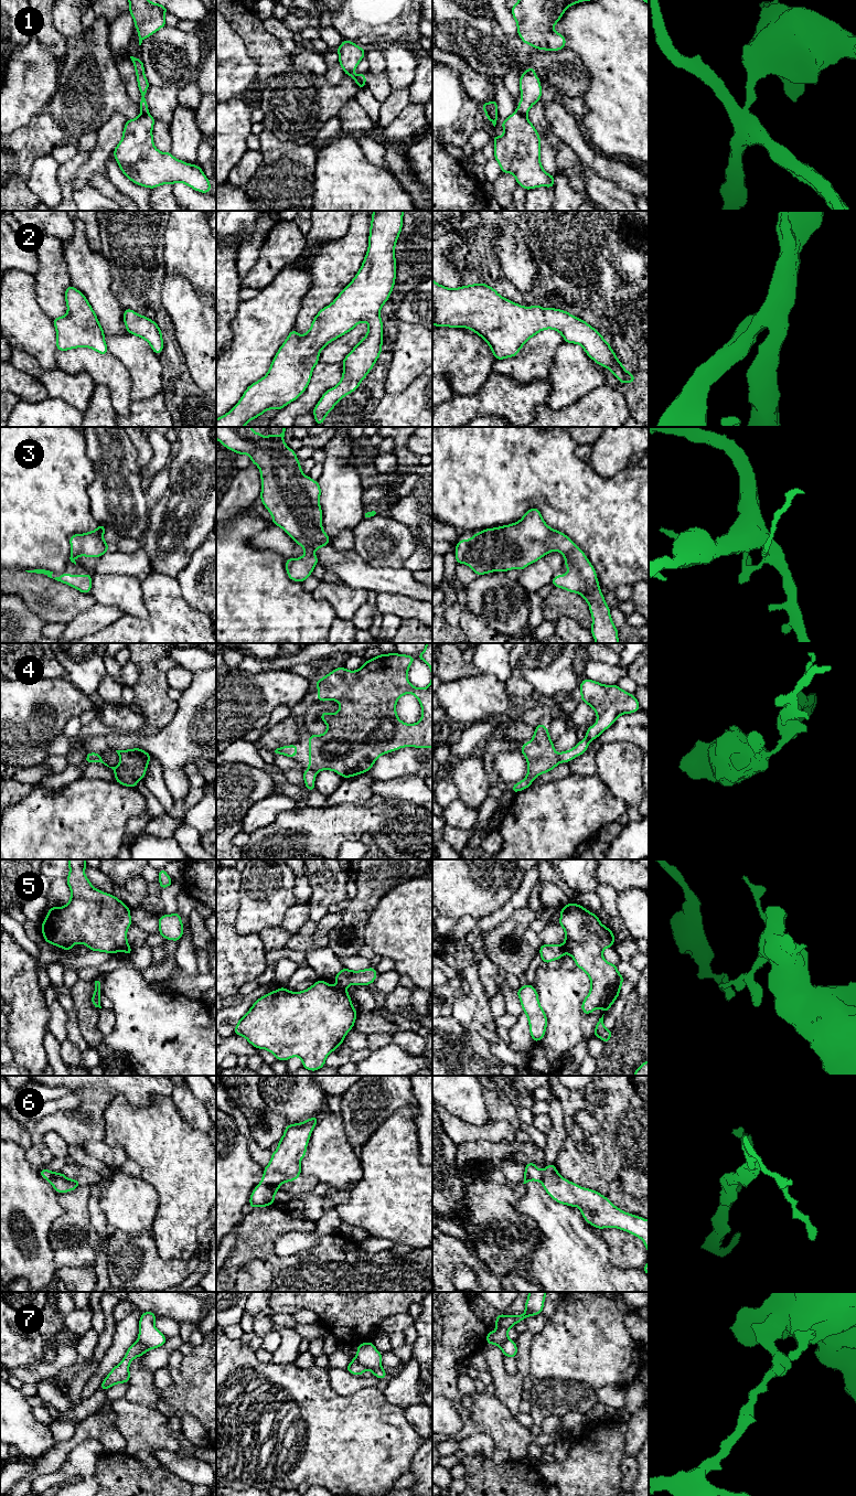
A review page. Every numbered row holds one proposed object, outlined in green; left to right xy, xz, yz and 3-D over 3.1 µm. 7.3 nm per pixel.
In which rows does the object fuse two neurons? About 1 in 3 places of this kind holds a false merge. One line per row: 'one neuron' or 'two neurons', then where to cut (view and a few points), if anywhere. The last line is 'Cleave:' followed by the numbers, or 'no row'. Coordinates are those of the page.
1: two neurons; cut in yz along (516, 109), (525, 116)
2: one neuron; no cut
3: one neuron; no cut
4: two neurons; cut in xz along (308, 769), (316, 772)
5: two neurons; cut in xz along (339, 985), (344, 989)
6: one neuron; no cut
7: two neurons; cut in xz along (353, 1358), (370, 1368), (381, 1367)
Cleave: 1, 4, 5, 7

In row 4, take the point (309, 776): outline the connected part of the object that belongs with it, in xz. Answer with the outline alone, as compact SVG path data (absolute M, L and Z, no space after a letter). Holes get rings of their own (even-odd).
M313 770L303 771L304 784L309 791L315 790L315 788L314 788L315 776L317 776L317 772L314 772Z

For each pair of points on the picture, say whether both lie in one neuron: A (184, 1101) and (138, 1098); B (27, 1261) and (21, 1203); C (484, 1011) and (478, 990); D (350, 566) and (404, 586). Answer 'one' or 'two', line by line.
A: two
B: one
C: one
D: one

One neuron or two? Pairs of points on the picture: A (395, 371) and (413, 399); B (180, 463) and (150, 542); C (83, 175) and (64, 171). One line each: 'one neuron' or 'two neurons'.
A: two neurons
B: one neuron
C: two neurons

